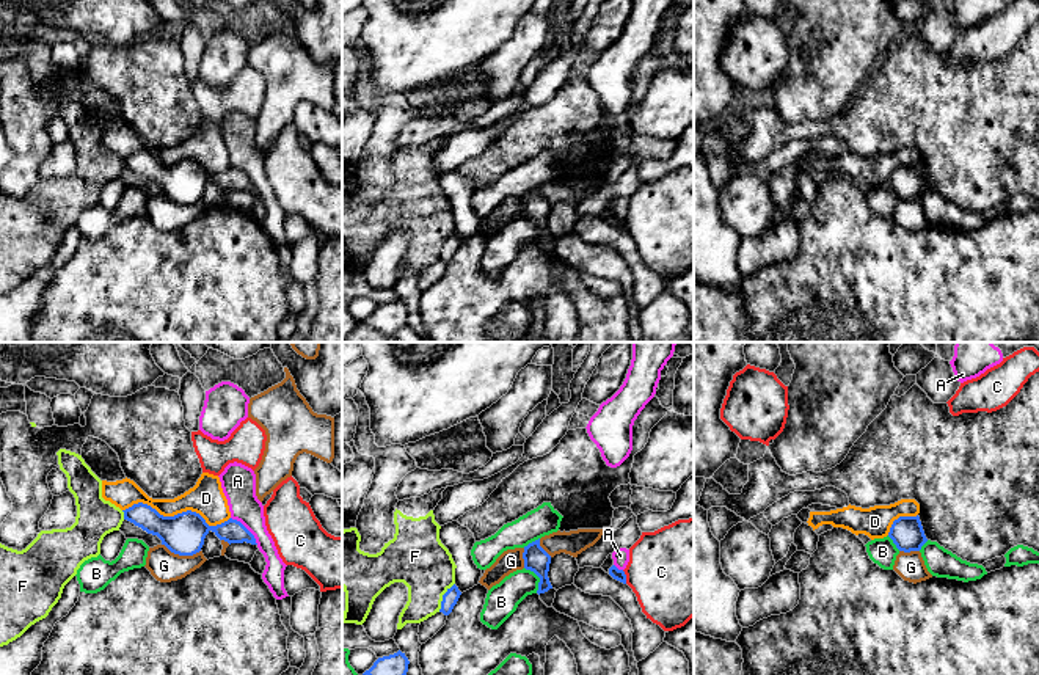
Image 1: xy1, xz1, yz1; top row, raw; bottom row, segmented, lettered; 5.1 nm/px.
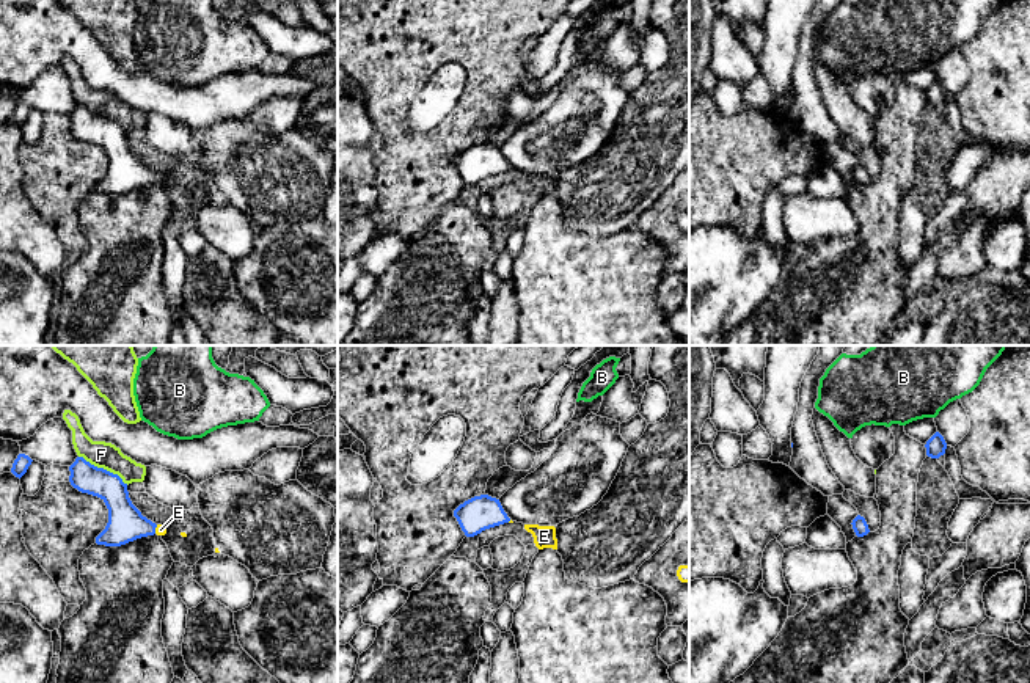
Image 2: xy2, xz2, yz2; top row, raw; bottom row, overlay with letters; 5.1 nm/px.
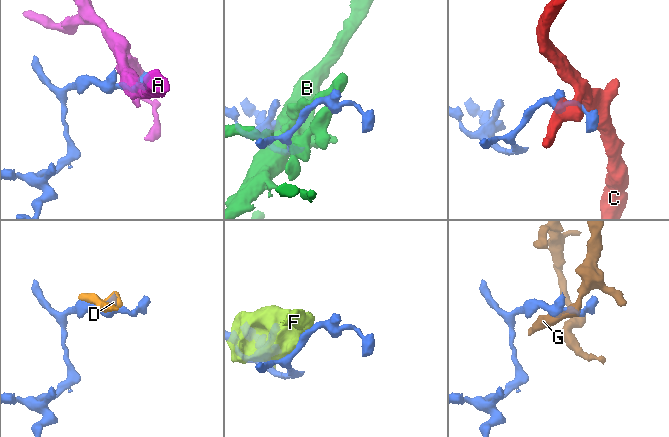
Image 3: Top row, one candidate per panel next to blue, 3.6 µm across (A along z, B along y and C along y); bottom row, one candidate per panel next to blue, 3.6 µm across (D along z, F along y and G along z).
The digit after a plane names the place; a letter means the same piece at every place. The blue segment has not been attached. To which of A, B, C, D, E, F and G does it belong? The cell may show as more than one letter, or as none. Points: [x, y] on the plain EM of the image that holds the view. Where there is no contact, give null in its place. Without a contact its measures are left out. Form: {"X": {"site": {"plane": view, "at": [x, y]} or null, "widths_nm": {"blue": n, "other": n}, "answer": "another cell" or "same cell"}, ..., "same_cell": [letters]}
{"A": {"site": {"plane": "xy1", "at": [247, 178]}, "widths_nm": {"blue": 120, "other": 180}, "answer": "another cell"}, "B": {"site": {"plane": "xz1", "at": [539, 225]}, "widths_nm": {"blue": 130, "other": 170}, "answer": "another cell"}, "C": {"site": {"plane": "xz1", "at": [625, 225]}, "widths_nm": {"blue": 60, "other": 460}, "answer": "another cell"}, "D": {"site": {"plane": "xy1", "at": [176, 164]}, "widths_nm": {"blue": 220, "other": 180}, "answer": "another cell"}, "E": {"site": {"plane": "xy2", "at": [154, 178]}, "widths_nm": {"blue": 190, "other": 50}, "answer": "same cell"}, "F": {"site": {"plane": "xy2", "at": [102, 116]}, "widths_nm": {"blue": 150, "other": 140}, "answer": "another cell"}, "G": {"site": {"plane": "xy1", "at": [181, 203]}, "widths_nm": {"blue": 220, "other": 160}, "answer": "another cell"}, "same_cell": ["E"]}

